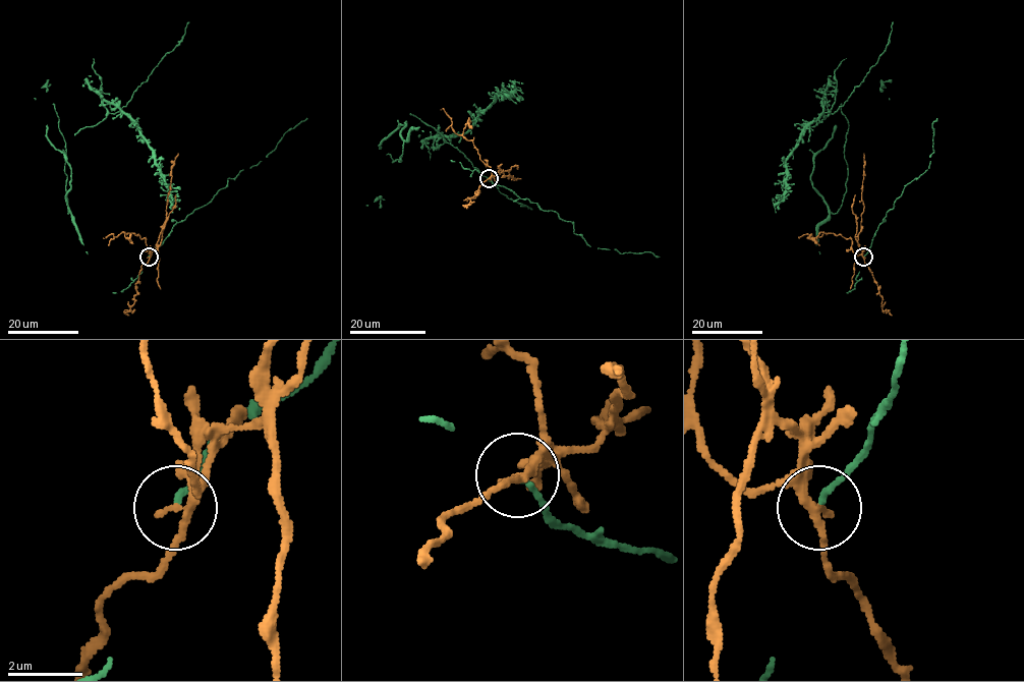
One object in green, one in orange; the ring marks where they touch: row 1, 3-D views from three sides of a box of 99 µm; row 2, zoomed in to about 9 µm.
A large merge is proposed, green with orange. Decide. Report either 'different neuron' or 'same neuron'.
different neuron

